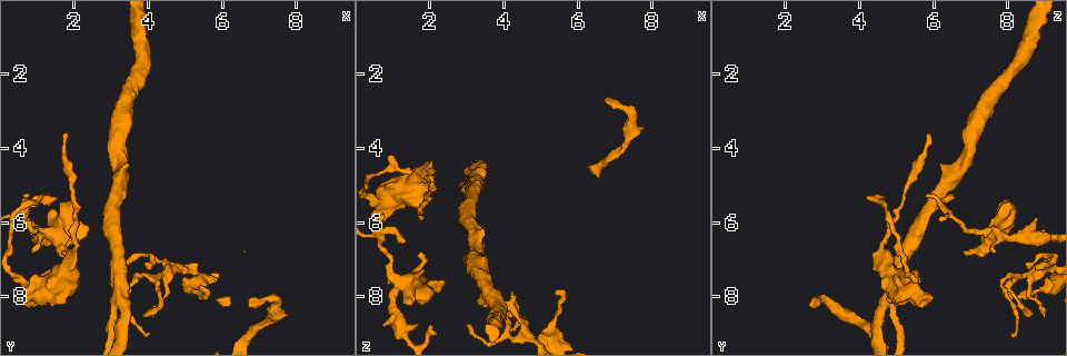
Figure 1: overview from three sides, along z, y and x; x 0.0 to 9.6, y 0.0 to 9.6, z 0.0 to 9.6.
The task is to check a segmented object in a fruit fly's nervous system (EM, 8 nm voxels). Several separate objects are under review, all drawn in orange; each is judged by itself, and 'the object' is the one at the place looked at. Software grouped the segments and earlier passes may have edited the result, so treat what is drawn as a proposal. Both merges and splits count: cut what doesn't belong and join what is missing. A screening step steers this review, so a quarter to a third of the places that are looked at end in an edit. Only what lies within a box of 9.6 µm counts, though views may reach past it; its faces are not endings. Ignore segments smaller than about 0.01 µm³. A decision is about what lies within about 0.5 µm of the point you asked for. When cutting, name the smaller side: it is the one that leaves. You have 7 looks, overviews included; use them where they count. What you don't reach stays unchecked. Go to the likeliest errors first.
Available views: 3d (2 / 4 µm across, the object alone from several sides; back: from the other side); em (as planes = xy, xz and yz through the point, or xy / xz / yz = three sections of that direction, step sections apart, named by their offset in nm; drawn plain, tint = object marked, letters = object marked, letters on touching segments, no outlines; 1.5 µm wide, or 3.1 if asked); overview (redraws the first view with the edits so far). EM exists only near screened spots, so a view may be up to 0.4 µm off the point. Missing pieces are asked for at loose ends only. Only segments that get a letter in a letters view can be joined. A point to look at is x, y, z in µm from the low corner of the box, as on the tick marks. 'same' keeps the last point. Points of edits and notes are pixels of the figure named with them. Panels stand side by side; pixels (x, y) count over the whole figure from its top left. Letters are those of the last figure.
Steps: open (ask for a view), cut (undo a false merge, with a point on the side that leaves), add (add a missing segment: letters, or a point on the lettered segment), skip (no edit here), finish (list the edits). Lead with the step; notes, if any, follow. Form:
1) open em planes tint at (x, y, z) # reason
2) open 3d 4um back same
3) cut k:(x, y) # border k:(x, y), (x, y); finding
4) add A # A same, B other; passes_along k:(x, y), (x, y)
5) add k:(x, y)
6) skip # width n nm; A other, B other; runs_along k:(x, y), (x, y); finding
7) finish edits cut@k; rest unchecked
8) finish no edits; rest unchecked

open 3d 2um at (6.70, 8.20, 2.75) # an open end

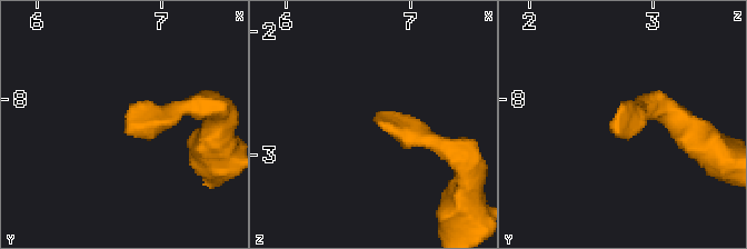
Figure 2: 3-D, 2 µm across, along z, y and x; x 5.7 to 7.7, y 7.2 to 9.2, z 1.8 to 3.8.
open em yz step 4 letters at (6.72, 8.24, 2.72) # shape alone is not enough

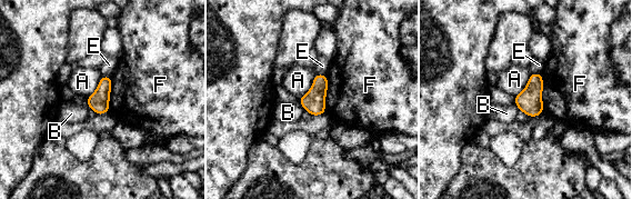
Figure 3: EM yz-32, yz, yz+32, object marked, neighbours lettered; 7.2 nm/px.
skip # A other, B other, E other, F other; no lettered segment goes on from it

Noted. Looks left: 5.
open 3d 4um at (2.45, 6.20, 7.65) # an open end

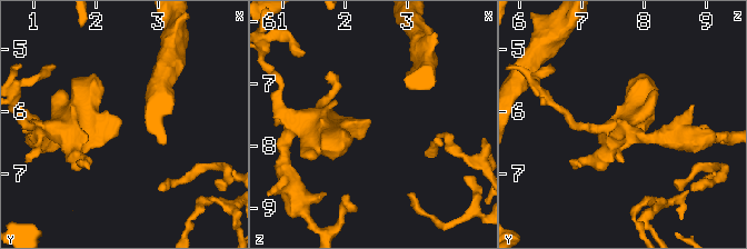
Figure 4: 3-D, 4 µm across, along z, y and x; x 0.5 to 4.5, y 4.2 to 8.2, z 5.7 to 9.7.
open em xz step 4 letters at (2.45, 6.15, 7.60)

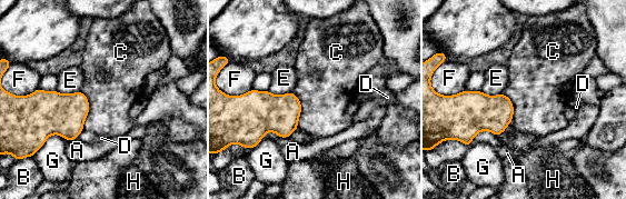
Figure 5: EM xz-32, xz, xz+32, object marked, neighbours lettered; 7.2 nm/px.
open em planes letters same

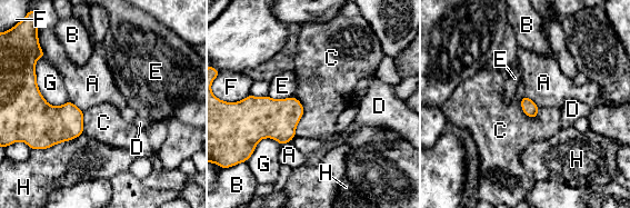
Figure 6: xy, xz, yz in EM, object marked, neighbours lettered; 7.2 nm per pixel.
skip # A other, B other, C other, D other, E other, F other, G other, H other; border 6:(293, 97), (303, 110), (294, 136); none of them fits

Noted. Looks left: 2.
open 3d 4um at (3.25, 8.10, 4.80) # three-way junction

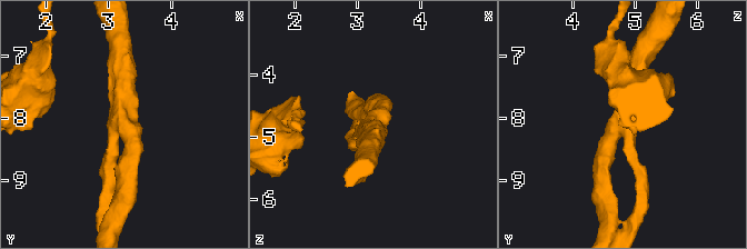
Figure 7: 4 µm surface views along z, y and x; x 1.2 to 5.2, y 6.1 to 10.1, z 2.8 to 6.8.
open em xy step 4 letters same # shape alone is not enough

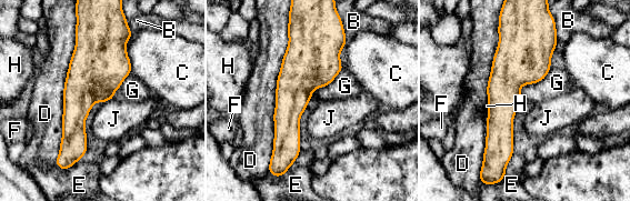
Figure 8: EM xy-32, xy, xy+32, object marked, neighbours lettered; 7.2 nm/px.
skip # B other, C other, D other, E other, F other, G other, H other, J other; arms 3; border 8:(132, 33), (126, 44), (130, 72); continuous, no second neuron

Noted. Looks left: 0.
finish no edits; rest unchecked

